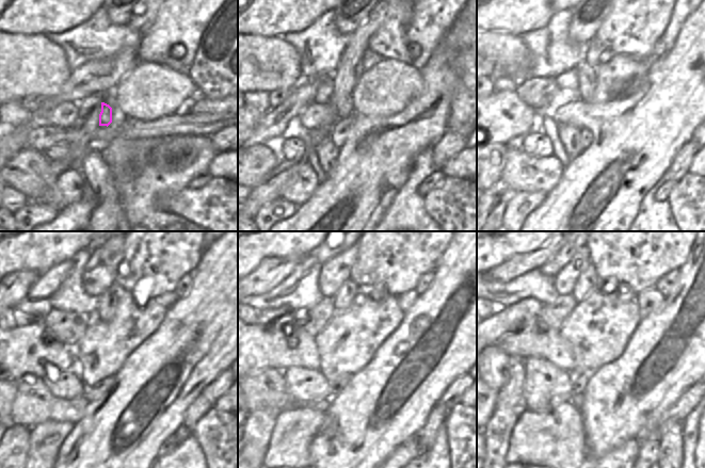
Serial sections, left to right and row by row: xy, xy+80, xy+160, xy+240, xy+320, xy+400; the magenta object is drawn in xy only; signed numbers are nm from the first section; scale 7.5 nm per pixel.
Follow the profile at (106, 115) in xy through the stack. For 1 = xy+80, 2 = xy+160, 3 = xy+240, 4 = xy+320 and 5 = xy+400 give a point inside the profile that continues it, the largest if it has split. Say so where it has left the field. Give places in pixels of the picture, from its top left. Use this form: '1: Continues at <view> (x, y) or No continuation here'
1: Continues at xy+80 (345, 109)
2: Continues at xy+160 (585, 76)
3: Continues at xy+240 (105, 307)
4: Continues at xy+320 (345, 295)
5: Continues at xy+400 (587, 281)

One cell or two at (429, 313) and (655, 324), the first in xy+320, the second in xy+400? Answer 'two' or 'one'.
one

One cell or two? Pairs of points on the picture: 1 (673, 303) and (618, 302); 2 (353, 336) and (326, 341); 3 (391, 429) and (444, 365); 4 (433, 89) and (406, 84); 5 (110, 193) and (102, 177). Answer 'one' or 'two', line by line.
1: two
2: one
3: one
4: two
5: one

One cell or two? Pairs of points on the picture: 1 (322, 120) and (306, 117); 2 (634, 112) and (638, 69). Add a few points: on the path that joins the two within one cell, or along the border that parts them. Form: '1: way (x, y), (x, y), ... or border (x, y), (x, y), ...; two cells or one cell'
1: way (318, 117), (310, 117); one cell
2: border (624, 97), (614, 97), (599, 102); two cells

